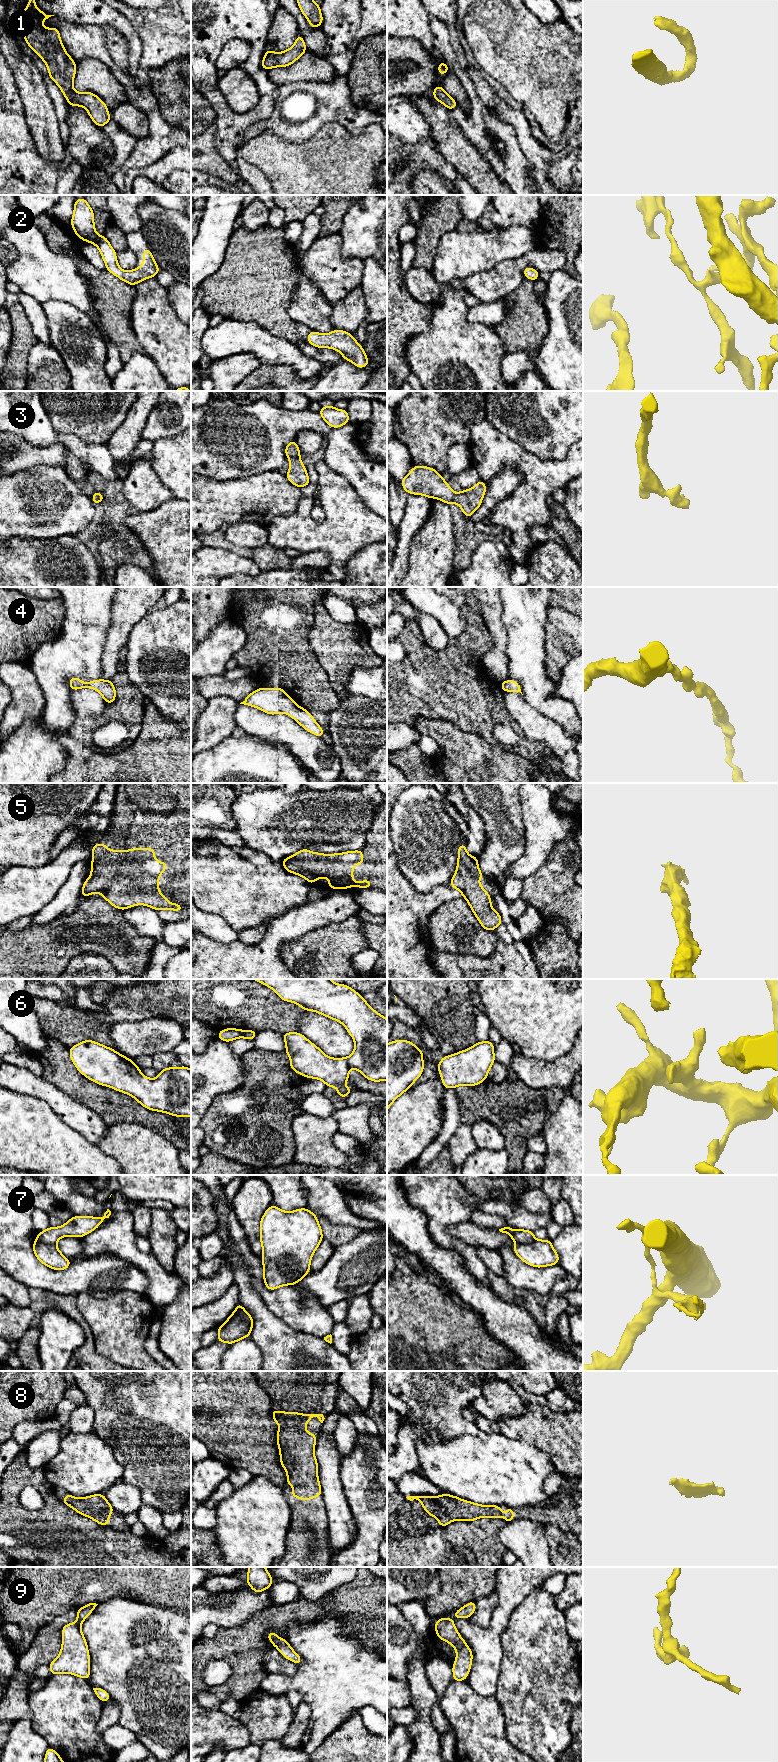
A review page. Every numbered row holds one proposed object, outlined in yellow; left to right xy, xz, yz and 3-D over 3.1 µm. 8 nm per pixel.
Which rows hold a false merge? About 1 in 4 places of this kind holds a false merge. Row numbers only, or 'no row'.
7

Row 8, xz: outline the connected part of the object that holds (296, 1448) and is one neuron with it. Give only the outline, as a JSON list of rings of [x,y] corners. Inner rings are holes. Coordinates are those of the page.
[[[272,1409],[272,1417],[280,1426],[276,1432],[277,1445],[281,1466],[287,1472],[287,1485],[293,1487],[291,1496],[302,1501],[320,1497],[322,1490],[314,1455],[316,1434],[306,1432],[305,1426],[313,1417],[323,1423],[323,1414],[300,1414]]]

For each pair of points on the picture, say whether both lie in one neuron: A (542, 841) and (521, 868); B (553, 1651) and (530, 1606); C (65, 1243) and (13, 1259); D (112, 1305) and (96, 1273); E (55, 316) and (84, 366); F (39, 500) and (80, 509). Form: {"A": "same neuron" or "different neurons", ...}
{"A": "same neuron", "B": "same neuron", "C": "different neurons", "D": "different neurons", "E": "same neuron", "F": "same neuron"}

